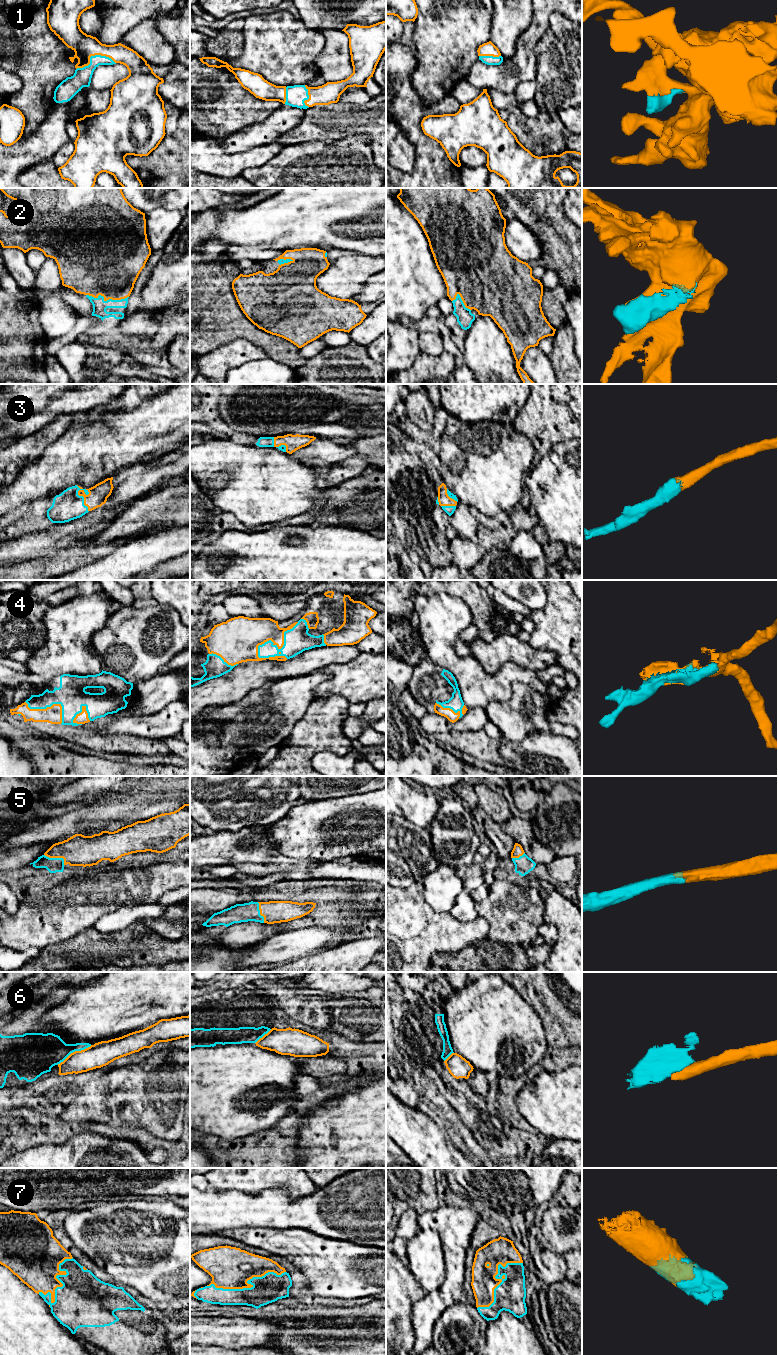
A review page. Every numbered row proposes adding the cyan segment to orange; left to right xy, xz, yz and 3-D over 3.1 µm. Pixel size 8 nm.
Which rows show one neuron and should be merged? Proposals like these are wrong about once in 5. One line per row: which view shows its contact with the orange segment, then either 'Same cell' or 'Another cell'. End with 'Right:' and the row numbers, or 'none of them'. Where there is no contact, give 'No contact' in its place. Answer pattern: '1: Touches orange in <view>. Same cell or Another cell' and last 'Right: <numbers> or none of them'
1: Touches orange in xy. Same cell
2: Touches orange in xy. Same cell
3: Touches orange in xy. Same cell
4: Touches orange in xz. Same cell
5: Touches orange in xy. Same cell
6: Touches orange in xy. Another cell
7: Touches orange in xy. Same cell
Right: 1, 2, 3, 4, 5, 7

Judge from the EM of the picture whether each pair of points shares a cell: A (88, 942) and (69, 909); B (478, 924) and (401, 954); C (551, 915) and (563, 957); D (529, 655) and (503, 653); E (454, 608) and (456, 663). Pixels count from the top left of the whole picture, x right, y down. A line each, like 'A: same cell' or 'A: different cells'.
A: different cells
B: same cell
C: same cell
D: same cell
E: same cell

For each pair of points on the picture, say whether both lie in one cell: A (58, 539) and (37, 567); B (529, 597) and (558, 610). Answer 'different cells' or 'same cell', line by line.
A: different cells
B: different cells

